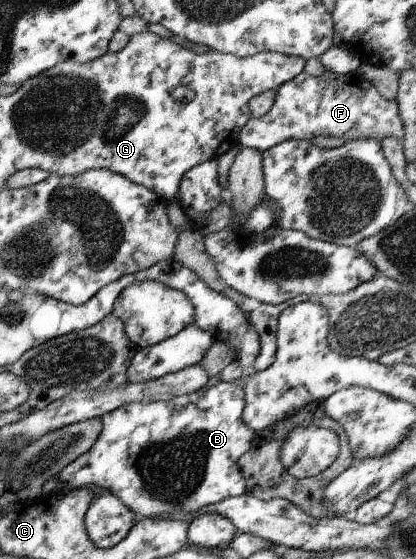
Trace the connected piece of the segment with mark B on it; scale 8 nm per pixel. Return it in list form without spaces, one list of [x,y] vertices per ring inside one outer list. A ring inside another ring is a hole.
[[[221,381],[189,395],[154,403],[129,403],[102,416],[102,431],[95,444],[56,475],[67,489],[103,487],[111,490],[137,517],[156,517],[175,512],[197,516],[203,507],[246,493],[238,460],[252,445],[256,433],[242,419],[245,393],[241,382]]]

